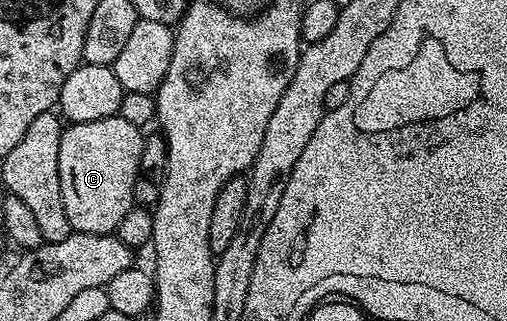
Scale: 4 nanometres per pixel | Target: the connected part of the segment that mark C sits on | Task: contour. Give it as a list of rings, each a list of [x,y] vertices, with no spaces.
[[[121,117],[91,120],[87,123],[66,125],[59,140],[59,184],[63,192],[63,208],[70,227],[79,234],[113,234],[119,220],[127,216],[135,203],[135,180],[139,172],[139,156],[143,141],[142,131],[135,124],[127,124]]]

